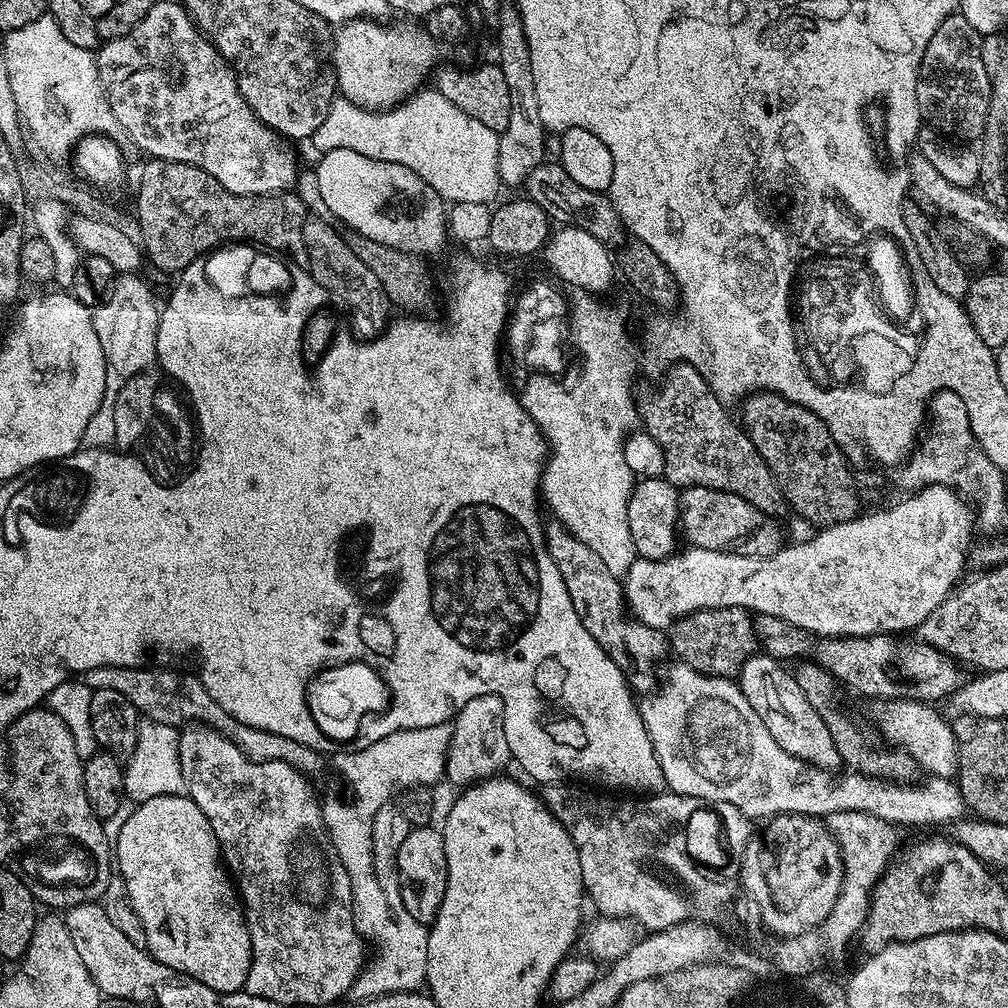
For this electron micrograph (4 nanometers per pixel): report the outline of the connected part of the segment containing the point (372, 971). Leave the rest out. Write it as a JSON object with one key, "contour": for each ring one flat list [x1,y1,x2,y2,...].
{"contour":[[451,723,425,728,403,728,397,732,384,732,373,744,368,744,365,748,358,749,357,752,348,752,336,760,341,774,349,780,348,788,352,798,346,801,340,798,325,799,321,805,323,822,331,838,332,847,350,876,355,926,363,938,369,943,374,942,378,948,378,955,365,965,364,970,351,984,351,990,348,993,351,1001,372,1000,374,997,387,996,390,993,419,991,427,983,425,976,428,963,429,927,411,917,410,910,403,905,398,880,388,880,388,876,372,876,372,852,368,852,368,820,372,820,372,812,376,812,376,808,380,808,380,804,388,800,388,792,398,794,408,788,436,786,439,780,443,781,451,737]]}

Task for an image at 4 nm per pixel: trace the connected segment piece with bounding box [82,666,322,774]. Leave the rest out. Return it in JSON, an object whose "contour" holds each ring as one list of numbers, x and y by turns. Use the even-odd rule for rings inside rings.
{"contour":[[153,666,151,668,95,668,83,673,84,683,89,684,92,690,118,690,125,698,130,698,130,702,136,707,141,717,162,722,173,726,183,725,185,722,195,722,205,724,208,728,213,728,216,732,226,737,246,758,257,760,258,762,272,762,278,760,294,766,300,772,313,774,320,768,320,752,310,750,294,738,282,738,282,734,270,734,266,730,258,730,254,726,246,726,238,722,214,698,210,698,210,690,202,686,202,682,184,670,173,670,172,668,161,668]]}

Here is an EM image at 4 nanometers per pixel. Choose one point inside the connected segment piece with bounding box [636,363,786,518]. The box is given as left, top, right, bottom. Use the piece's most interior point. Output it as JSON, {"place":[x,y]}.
{"place":[701,444]}

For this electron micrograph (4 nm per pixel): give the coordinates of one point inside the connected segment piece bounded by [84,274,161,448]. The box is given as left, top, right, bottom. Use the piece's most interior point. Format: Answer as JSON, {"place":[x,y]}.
{"place":[127,324]}

